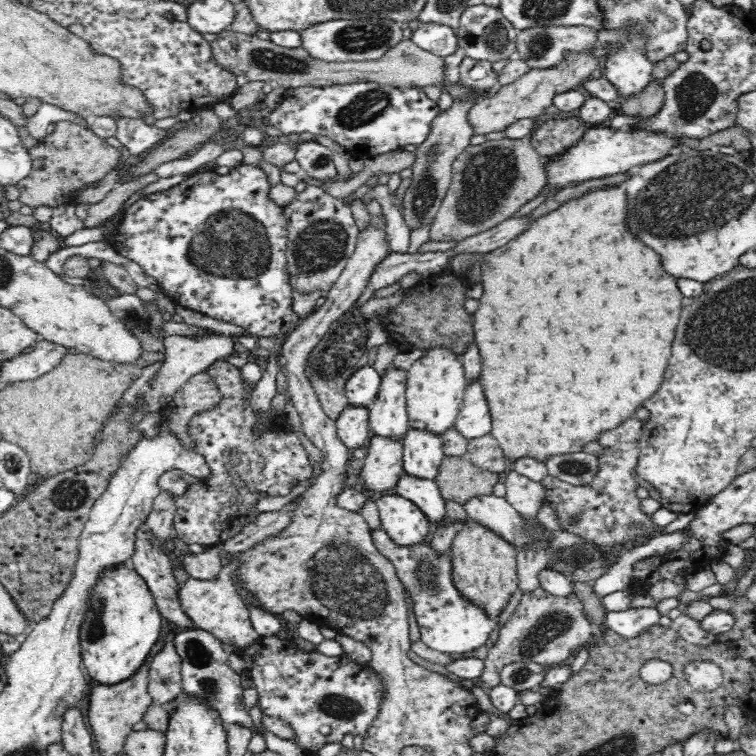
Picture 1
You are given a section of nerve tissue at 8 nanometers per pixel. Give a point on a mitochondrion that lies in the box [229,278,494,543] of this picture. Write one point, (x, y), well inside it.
(323, 367)

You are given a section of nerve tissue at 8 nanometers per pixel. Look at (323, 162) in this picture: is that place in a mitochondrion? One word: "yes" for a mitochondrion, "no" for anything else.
yes

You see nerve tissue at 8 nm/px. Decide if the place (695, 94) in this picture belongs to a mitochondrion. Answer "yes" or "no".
yes

